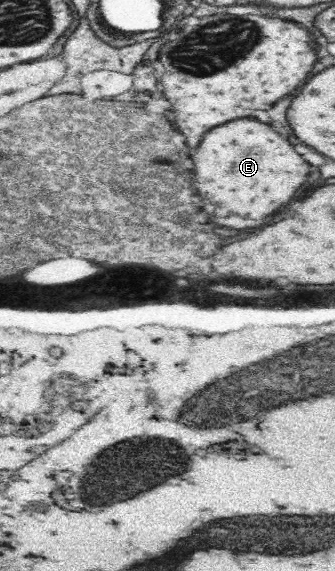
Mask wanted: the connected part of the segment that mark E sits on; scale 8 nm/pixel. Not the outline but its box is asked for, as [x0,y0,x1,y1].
[191,118,311,228]

